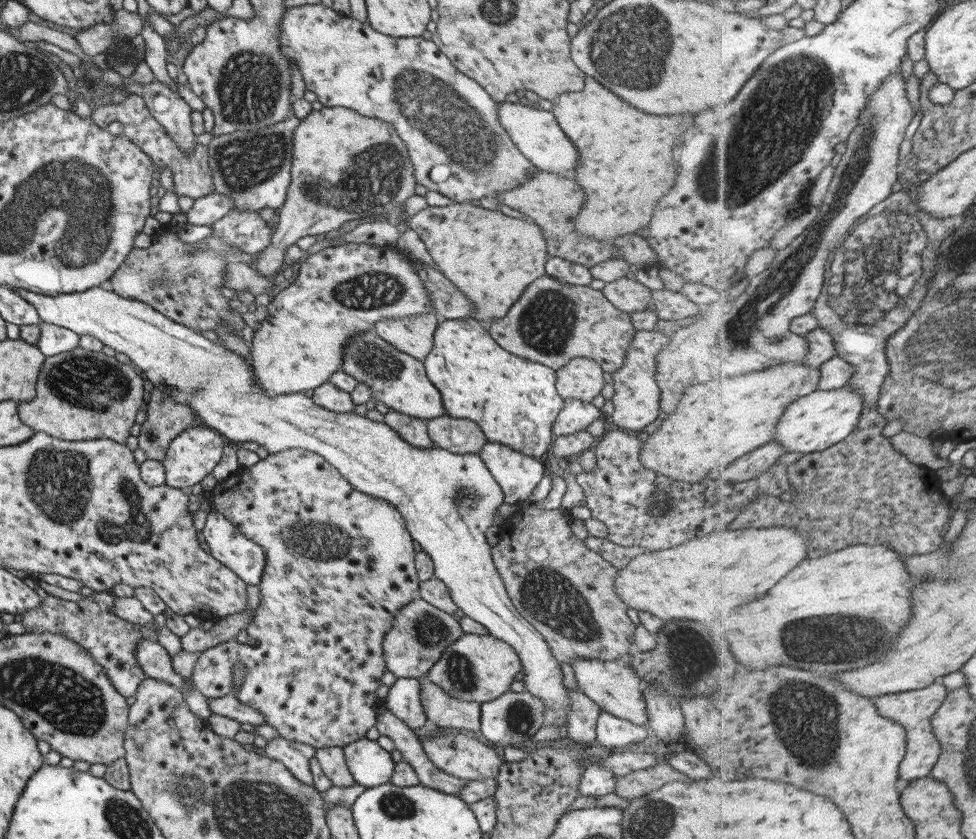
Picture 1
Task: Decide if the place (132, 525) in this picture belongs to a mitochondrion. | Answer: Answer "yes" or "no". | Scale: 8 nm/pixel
yes

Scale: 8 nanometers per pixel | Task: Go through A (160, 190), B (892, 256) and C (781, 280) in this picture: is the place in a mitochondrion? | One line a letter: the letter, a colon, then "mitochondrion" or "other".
A: other
B: mitochondrion
C: mitochondrion

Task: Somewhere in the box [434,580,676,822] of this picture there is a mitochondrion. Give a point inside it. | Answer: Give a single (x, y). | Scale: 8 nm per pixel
(459, 672)

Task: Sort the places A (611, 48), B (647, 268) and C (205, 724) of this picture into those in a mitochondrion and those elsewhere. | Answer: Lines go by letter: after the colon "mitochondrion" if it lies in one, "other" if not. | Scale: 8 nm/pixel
A: mitochondrion
B: other
C: other

